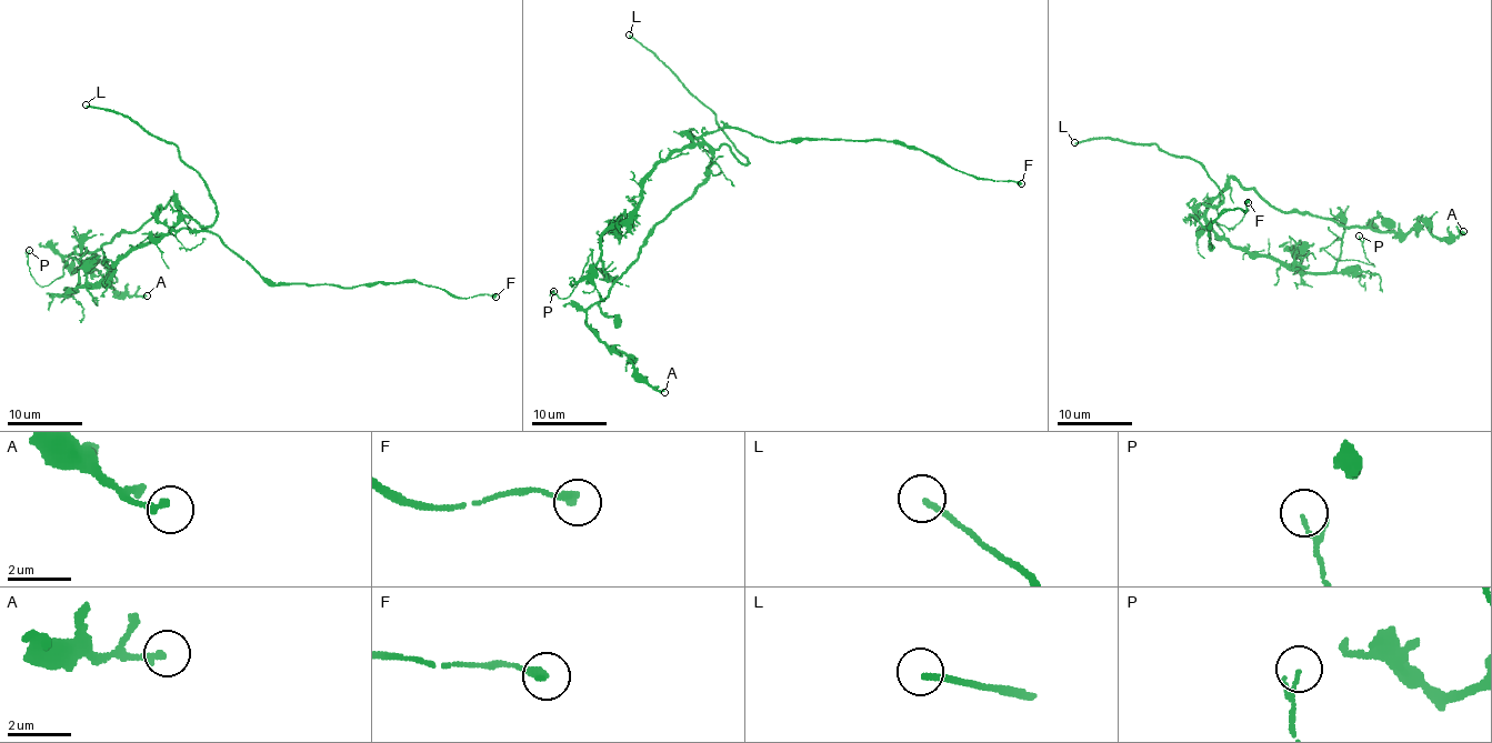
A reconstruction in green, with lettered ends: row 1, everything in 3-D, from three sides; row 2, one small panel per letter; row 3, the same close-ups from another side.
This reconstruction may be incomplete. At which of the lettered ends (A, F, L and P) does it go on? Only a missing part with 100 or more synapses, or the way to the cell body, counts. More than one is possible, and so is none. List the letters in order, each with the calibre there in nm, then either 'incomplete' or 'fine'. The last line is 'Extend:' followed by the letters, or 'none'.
A: 220 nm thick; fine
F: 260 nm thick; fine
L: 180 nm thick; incomplete
P: 80 nm thick; fine
Extend: L

